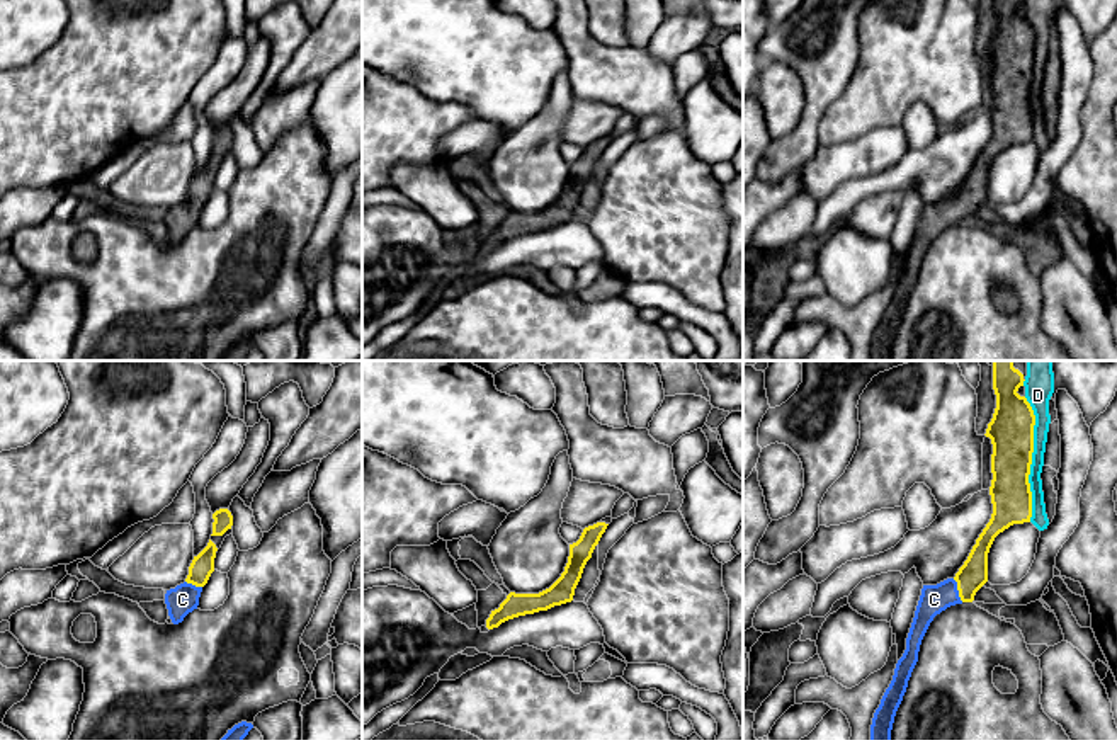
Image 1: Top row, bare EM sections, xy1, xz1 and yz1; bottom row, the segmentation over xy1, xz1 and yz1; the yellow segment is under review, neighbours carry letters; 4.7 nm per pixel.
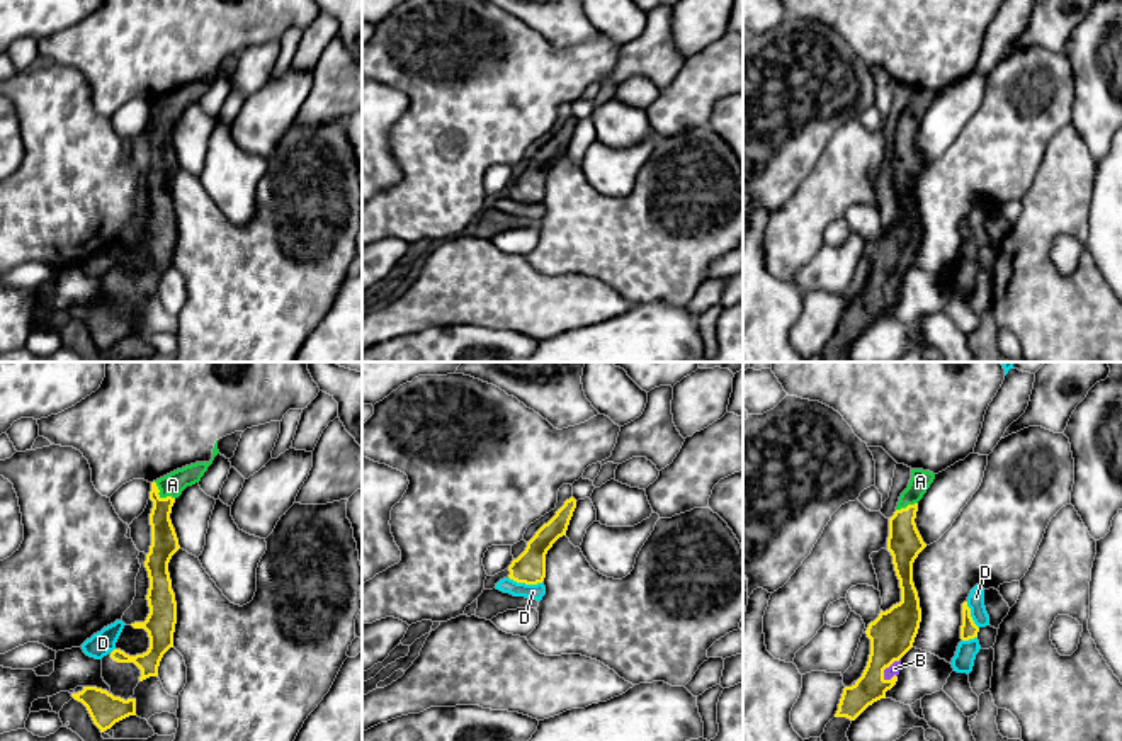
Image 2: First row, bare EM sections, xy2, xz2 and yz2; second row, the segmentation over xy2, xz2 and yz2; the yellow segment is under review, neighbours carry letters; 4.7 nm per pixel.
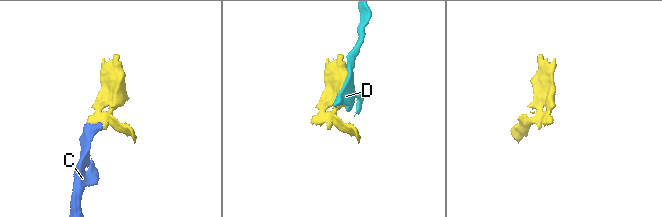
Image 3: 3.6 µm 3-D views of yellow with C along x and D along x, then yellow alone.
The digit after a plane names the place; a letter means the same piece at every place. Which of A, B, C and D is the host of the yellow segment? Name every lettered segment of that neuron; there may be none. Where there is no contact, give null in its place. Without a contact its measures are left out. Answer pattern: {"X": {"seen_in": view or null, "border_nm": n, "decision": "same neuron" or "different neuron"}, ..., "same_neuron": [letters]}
{"A": {"seen_in": "xy2", "border_nm": 130, "decision": "same neuron"}, "B": {"seen_in": "yz2", "border_nm": 130, "decision": "same neuron"}, "C": {"seen_in": "yz1", "border_nm": 120, "decision": "same neuron"}, "D": {"seen_in": "yz1", "border_nm": 600, "decision": "different neuron"}, "same_neuron": ["A", "B", "C"]}

